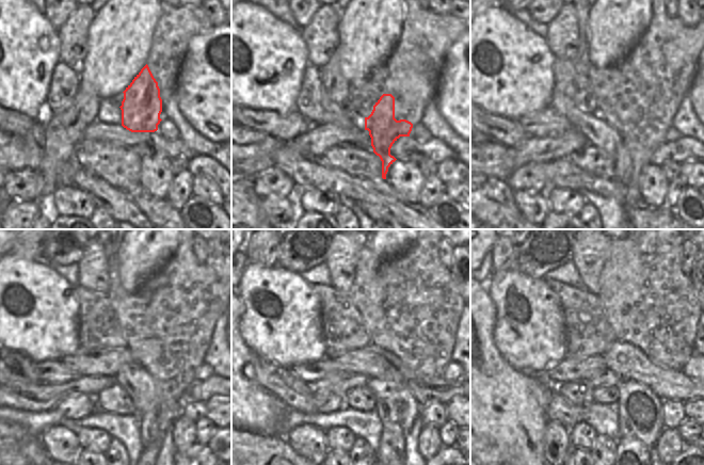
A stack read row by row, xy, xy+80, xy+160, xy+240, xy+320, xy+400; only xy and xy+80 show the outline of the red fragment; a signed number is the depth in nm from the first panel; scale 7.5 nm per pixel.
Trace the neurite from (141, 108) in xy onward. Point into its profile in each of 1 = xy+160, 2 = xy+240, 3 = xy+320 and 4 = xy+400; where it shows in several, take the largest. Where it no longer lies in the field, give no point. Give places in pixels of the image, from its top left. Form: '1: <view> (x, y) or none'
1: xy+160 (632, 156)
2: xy+240 (169, 401)
3: xy+320 (392, 441)
4: xy+400 (625, 446)

